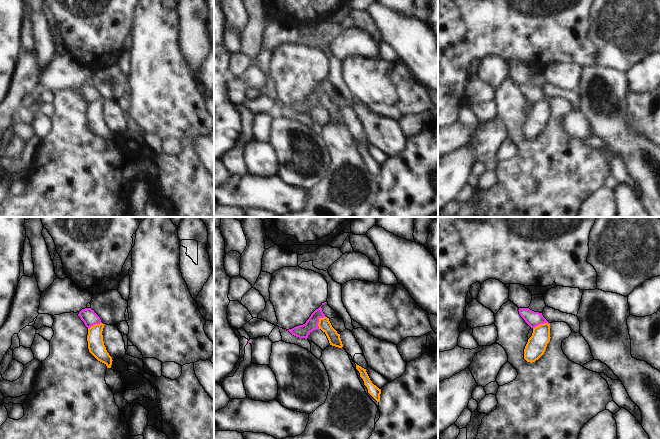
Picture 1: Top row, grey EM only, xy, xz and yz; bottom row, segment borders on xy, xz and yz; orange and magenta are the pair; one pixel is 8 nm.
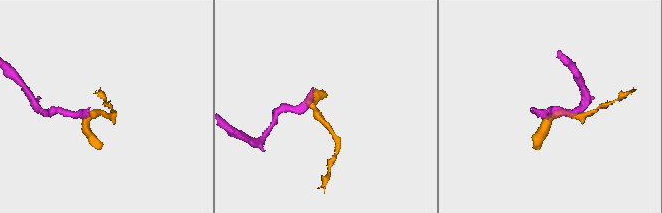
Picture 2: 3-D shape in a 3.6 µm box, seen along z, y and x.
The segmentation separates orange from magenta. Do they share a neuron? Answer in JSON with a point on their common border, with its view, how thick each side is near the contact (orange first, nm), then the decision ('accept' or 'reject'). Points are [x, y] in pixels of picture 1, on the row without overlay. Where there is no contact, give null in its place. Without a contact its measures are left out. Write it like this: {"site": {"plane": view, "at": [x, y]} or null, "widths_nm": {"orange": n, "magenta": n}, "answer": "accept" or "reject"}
{"site": {"plane": "xz", "at": [319, 97]}, "widths_nm": {"orange": 100, "magenta": 110}, "answer": "reject"}

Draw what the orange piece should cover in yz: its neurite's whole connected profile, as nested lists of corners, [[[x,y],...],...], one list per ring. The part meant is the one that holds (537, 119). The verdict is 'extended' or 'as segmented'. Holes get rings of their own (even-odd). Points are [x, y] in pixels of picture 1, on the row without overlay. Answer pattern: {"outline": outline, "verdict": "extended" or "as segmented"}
{"outline": [[[539,100],[533,104],[532,112],[524,125],[524,135],[530,139],[538,136],[544,130],[550,114],[550,100]]], "verdict": "as segmented"}

